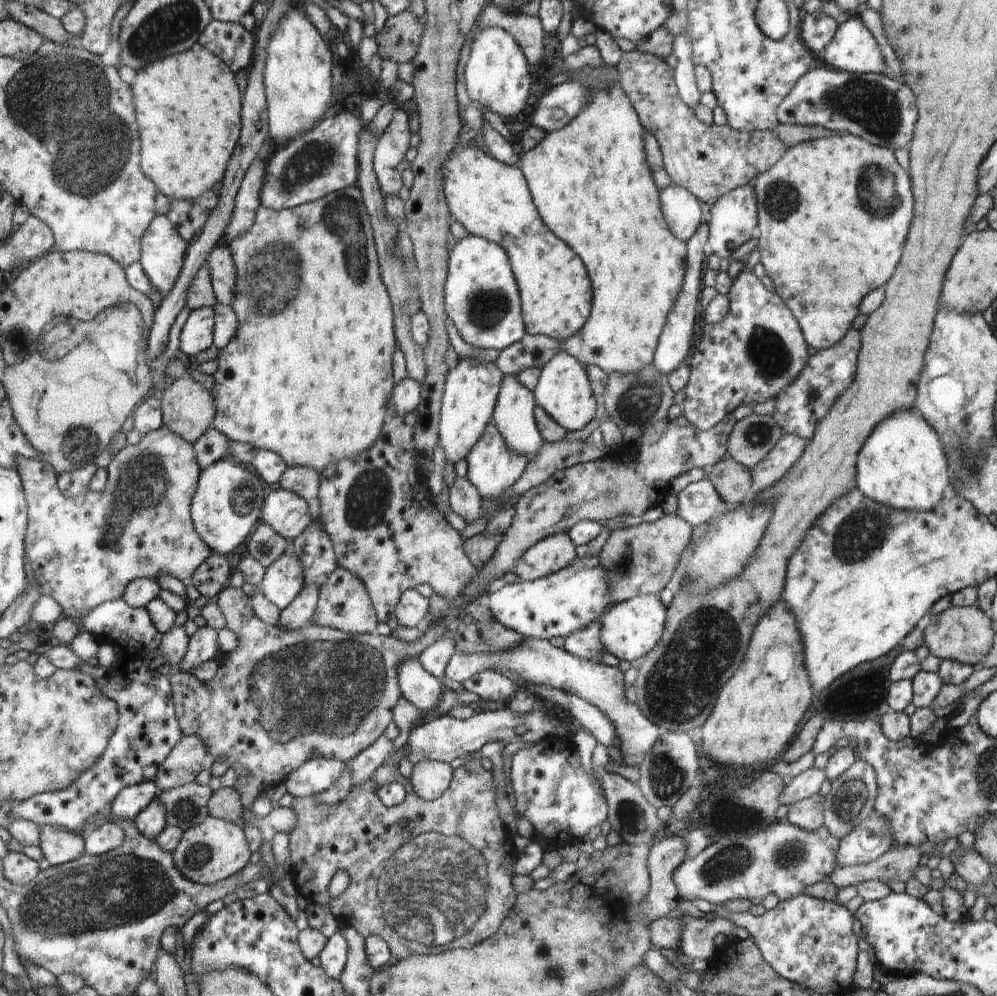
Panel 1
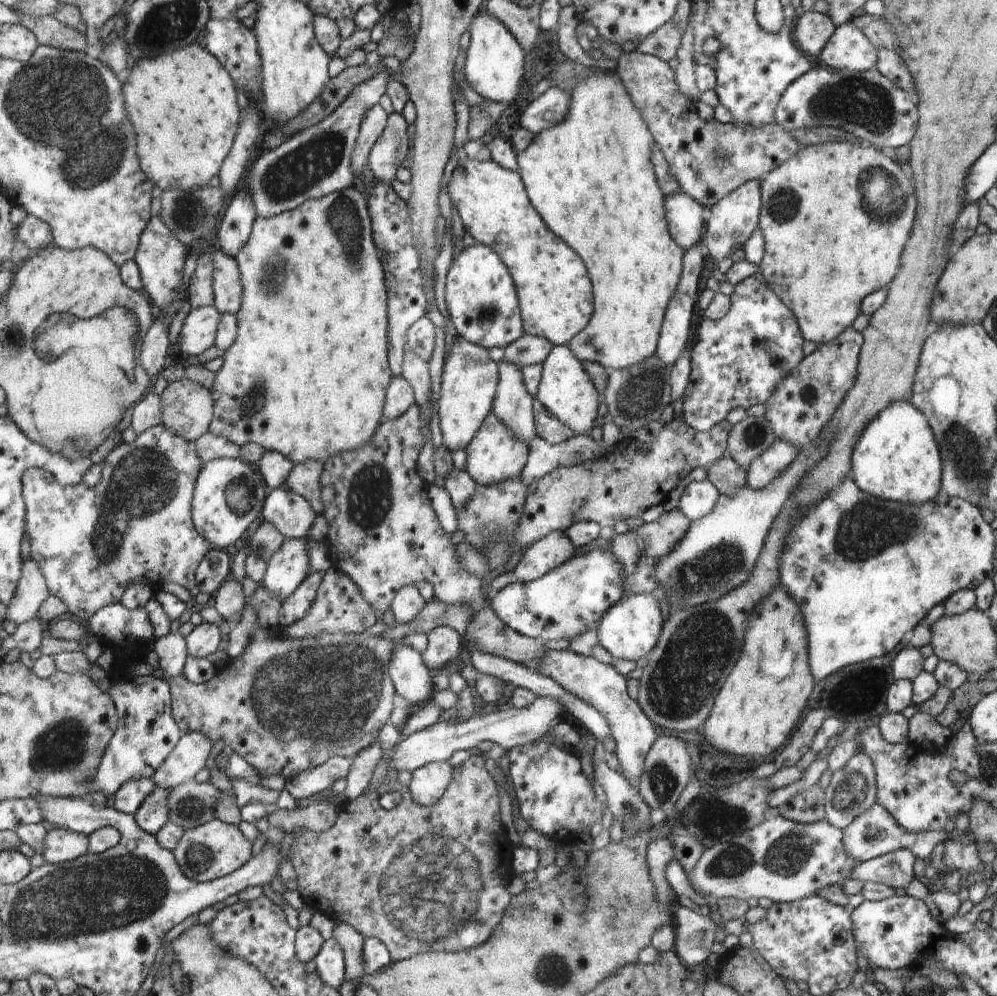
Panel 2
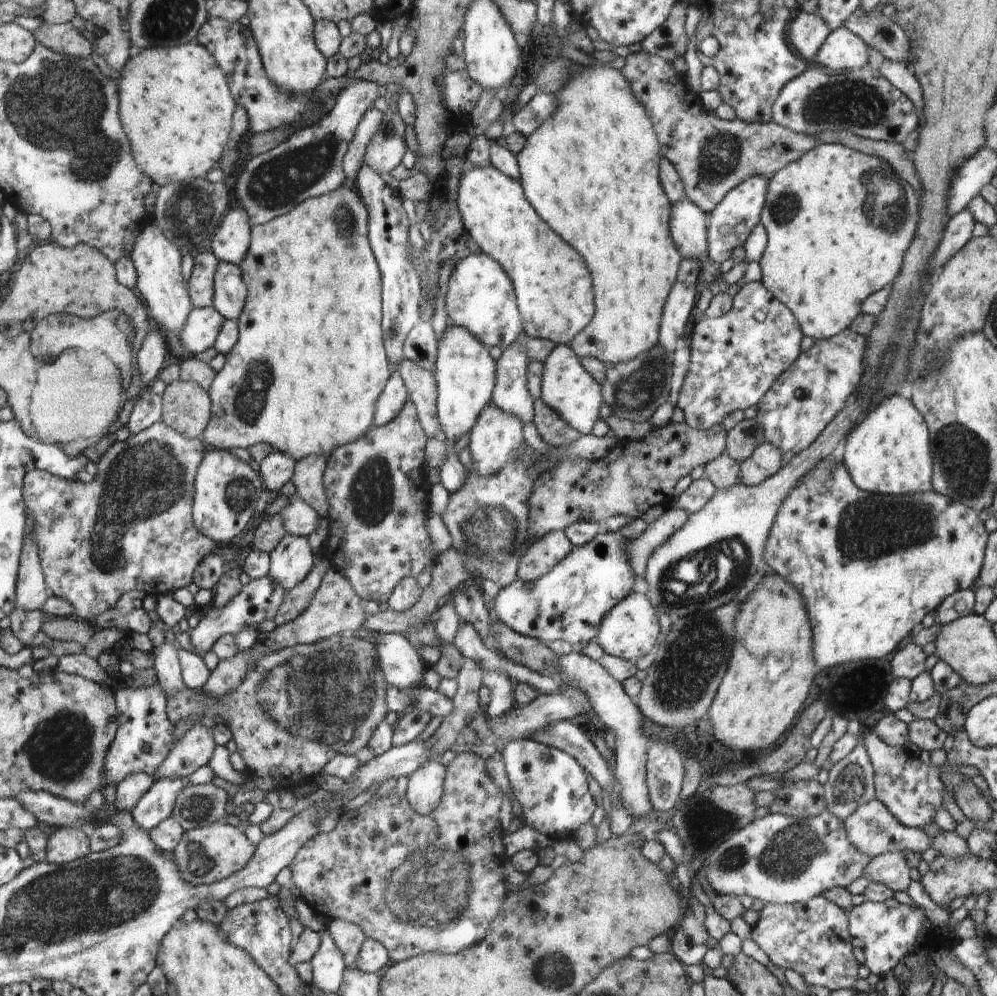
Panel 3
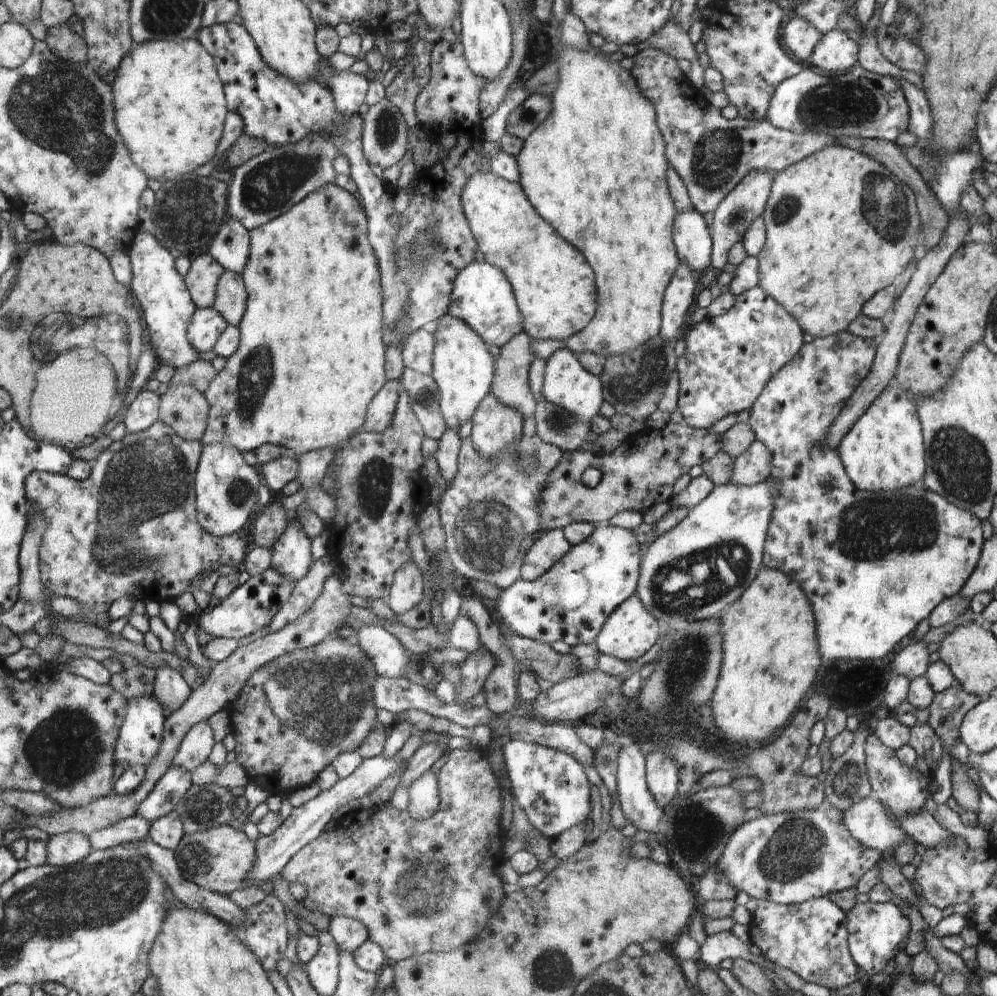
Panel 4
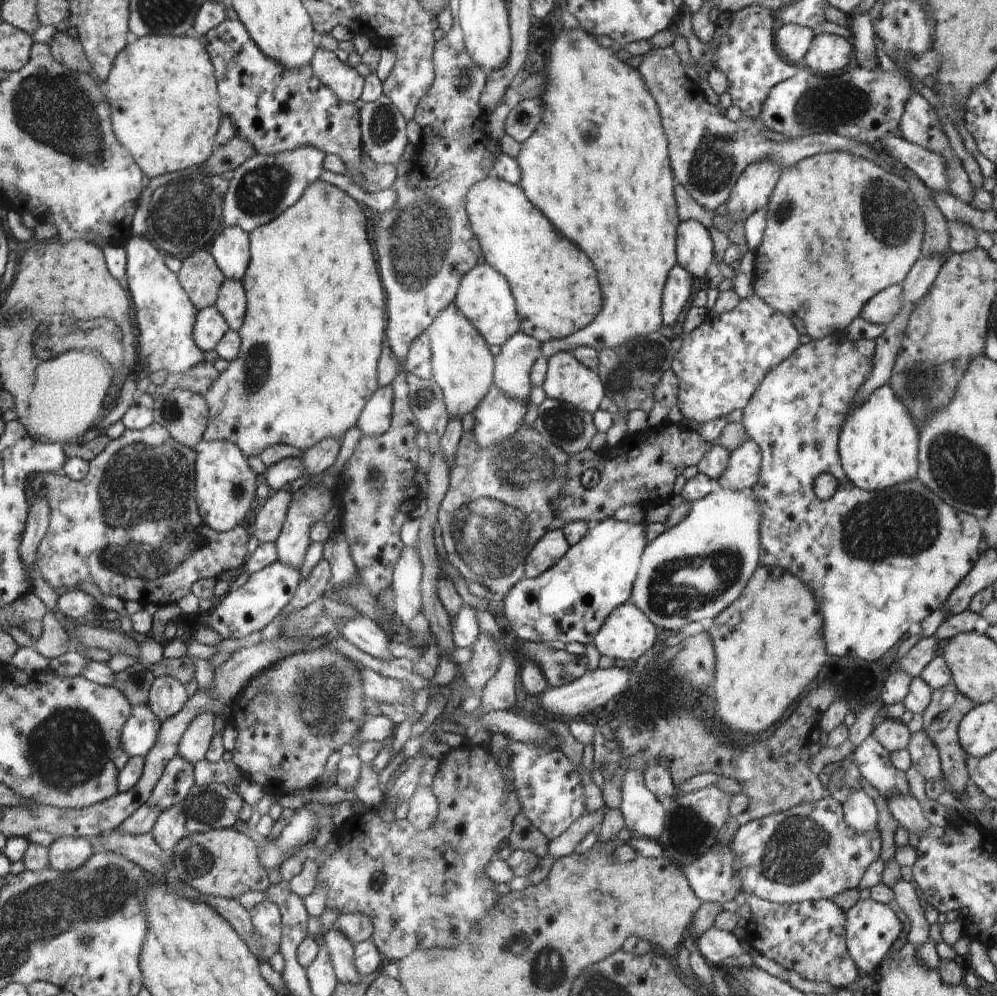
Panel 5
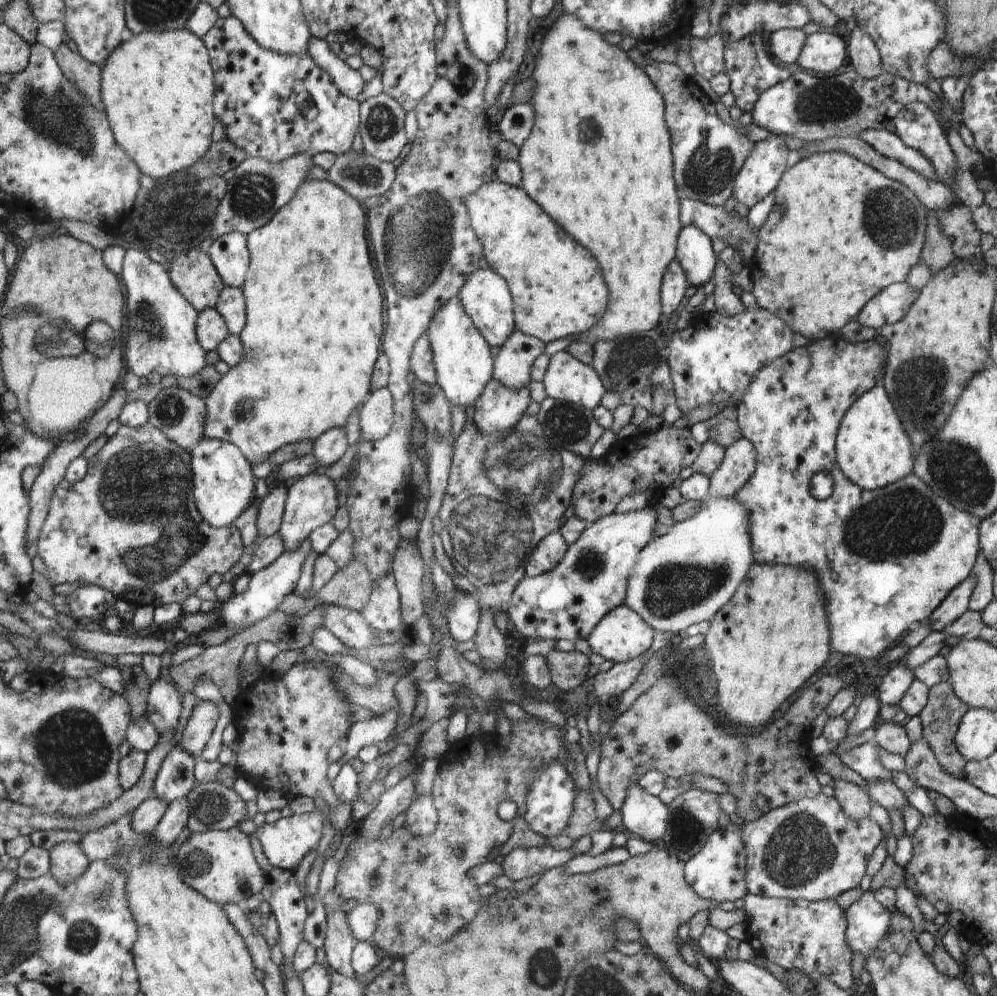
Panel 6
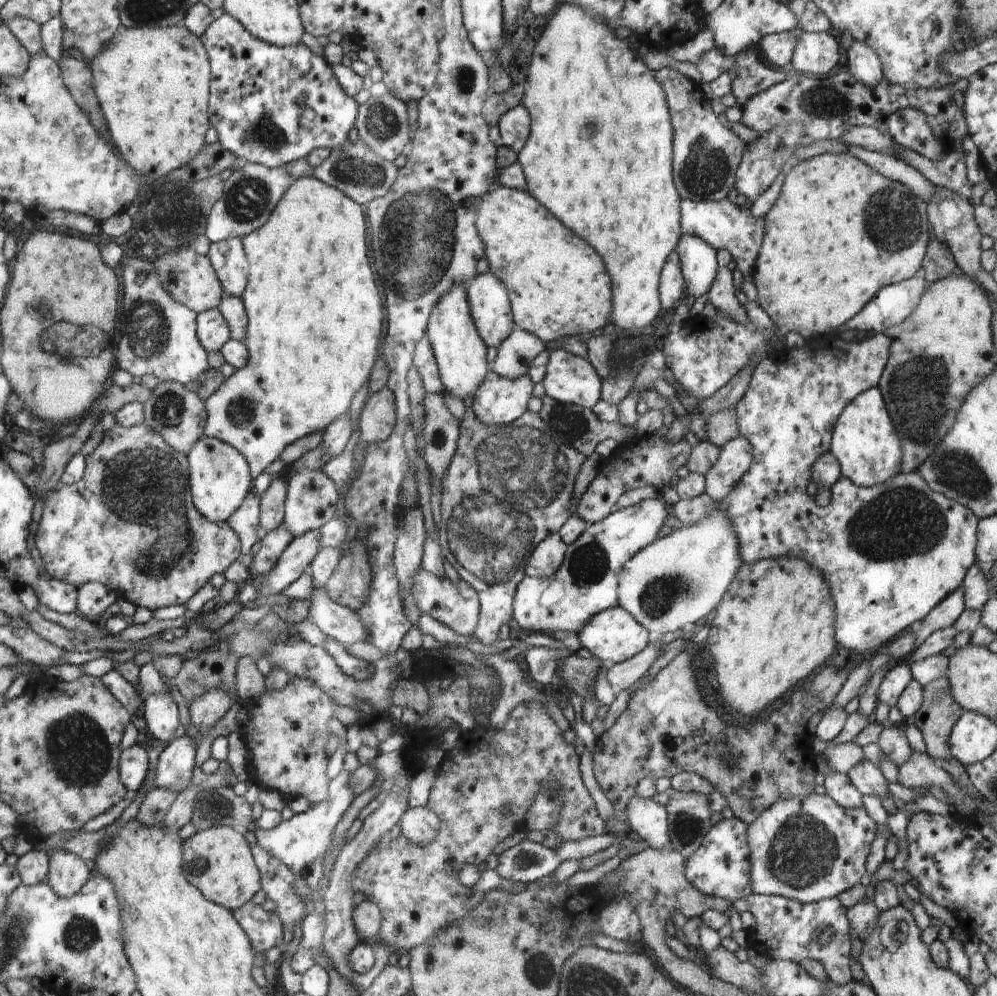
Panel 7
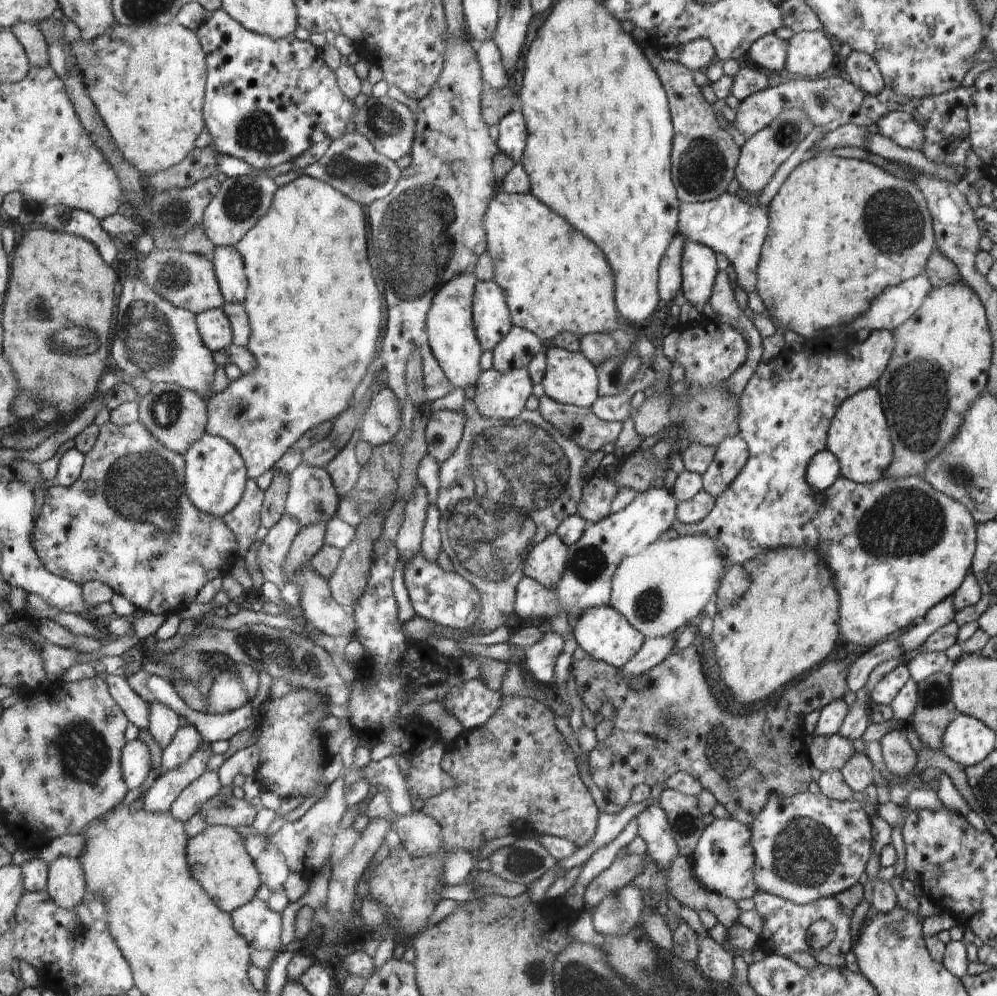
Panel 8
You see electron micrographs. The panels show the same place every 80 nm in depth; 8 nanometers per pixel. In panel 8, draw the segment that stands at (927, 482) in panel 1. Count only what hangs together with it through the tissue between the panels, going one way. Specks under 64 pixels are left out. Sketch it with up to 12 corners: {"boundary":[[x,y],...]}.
{"boundary":[[877,387],[847,398],[827,450],[841,476],[884,477],[893,446]]}

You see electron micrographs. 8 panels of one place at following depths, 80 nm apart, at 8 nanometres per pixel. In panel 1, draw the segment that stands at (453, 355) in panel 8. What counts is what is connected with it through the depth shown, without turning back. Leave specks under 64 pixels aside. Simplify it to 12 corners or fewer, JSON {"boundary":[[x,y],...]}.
{"boundary":[[462,358],[446,369],[439,440],[466,460],[494,418],[503,372]]}

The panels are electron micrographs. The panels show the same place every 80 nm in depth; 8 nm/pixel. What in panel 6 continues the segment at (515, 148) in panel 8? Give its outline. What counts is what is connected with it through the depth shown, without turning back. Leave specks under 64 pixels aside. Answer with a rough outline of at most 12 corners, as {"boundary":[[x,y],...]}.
{"boundary":[[516,104],[503,112],[496,128],[520,148],[534,124],[532,106]]}

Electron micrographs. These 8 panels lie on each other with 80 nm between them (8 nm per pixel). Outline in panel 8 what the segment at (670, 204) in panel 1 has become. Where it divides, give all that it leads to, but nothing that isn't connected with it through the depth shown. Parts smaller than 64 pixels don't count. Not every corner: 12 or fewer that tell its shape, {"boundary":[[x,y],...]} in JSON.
{"boundary":[[688,240],[681,260],[682,300],[699,312],[714,292],[716,259]]}

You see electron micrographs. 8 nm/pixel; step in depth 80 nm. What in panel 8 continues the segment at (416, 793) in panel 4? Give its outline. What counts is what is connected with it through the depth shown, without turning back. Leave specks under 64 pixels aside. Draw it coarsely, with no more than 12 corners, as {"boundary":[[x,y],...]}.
{"boundary":[[420,810],[399,816],[391,828],[413,857],[443,847],[440,825]]}

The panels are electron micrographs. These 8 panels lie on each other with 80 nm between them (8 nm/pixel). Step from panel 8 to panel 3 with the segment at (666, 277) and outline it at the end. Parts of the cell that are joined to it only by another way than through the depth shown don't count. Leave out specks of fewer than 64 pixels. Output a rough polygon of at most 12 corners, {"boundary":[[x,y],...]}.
{"boundary":[[681,259],[662,314],[660,342],[670,354],[682,340],[696,300],[700,262]]}

